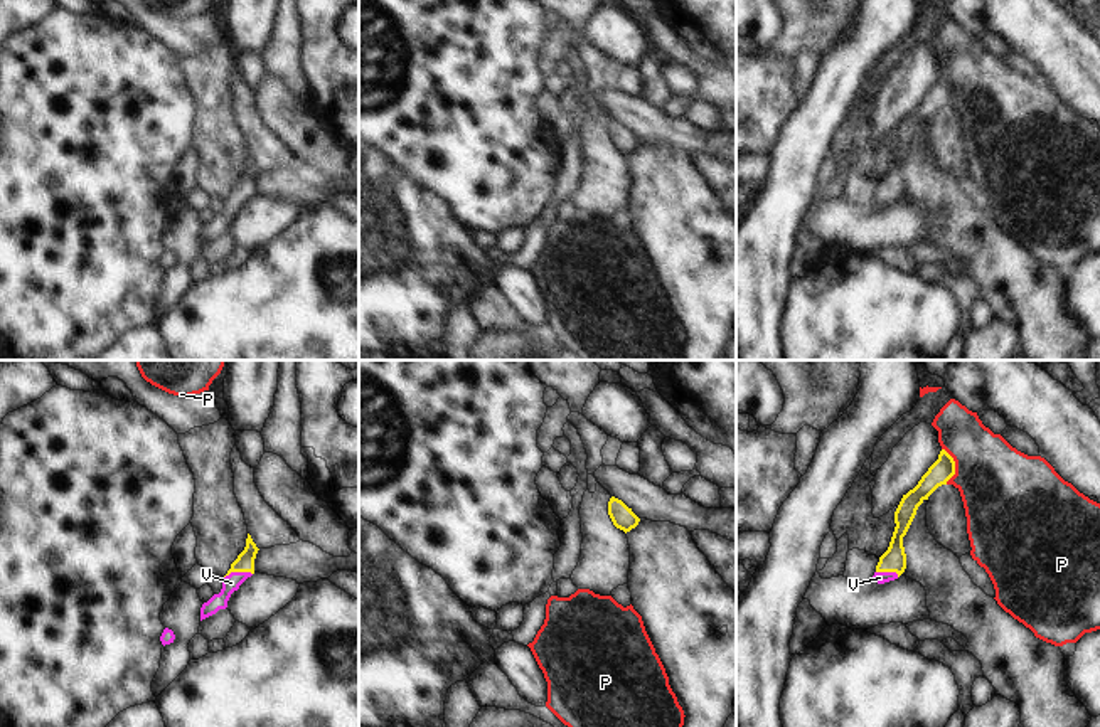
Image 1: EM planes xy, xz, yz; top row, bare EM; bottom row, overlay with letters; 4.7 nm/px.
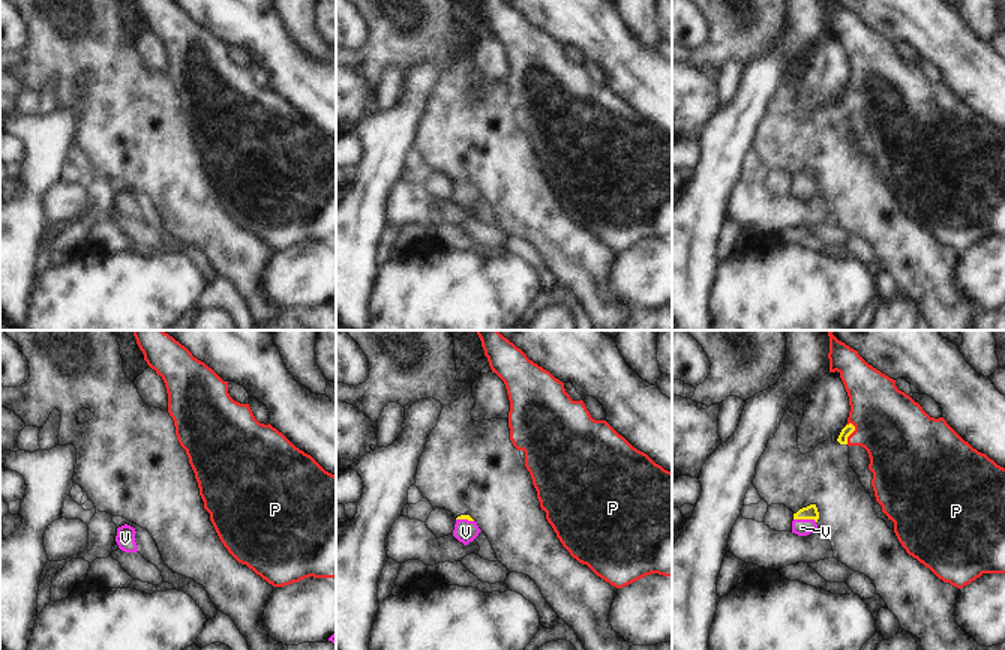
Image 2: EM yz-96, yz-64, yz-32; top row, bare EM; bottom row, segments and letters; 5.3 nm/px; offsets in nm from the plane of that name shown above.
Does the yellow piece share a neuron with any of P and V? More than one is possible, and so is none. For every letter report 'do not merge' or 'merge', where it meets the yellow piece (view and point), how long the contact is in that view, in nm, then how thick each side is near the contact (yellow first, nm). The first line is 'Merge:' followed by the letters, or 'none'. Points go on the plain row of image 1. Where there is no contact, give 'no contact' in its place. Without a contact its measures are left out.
Merge: V
P: do not merge; contact yz (954, 90); length 180 nm; calibres 110 and 380 nm
V: merge; contact xy (238, 194); length 140 nm; calibres 90 and 80 nm

